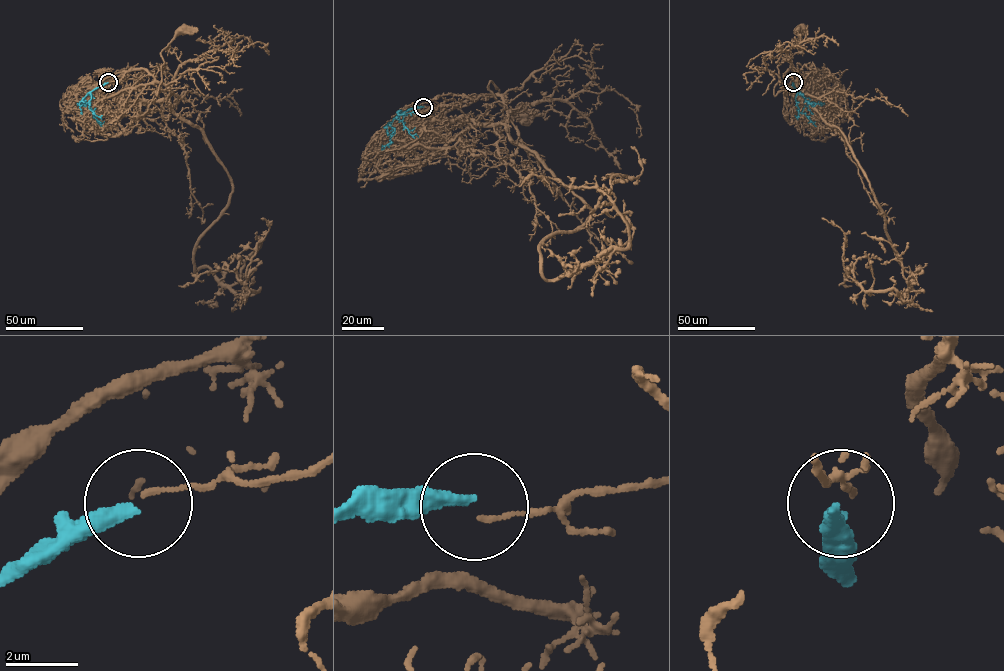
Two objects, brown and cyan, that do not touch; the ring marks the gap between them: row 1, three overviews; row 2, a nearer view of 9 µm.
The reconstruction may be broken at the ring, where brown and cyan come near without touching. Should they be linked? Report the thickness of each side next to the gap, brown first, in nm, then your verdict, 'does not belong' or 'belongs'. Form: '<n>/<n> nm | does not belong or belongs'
130/340 nm | does not belong

